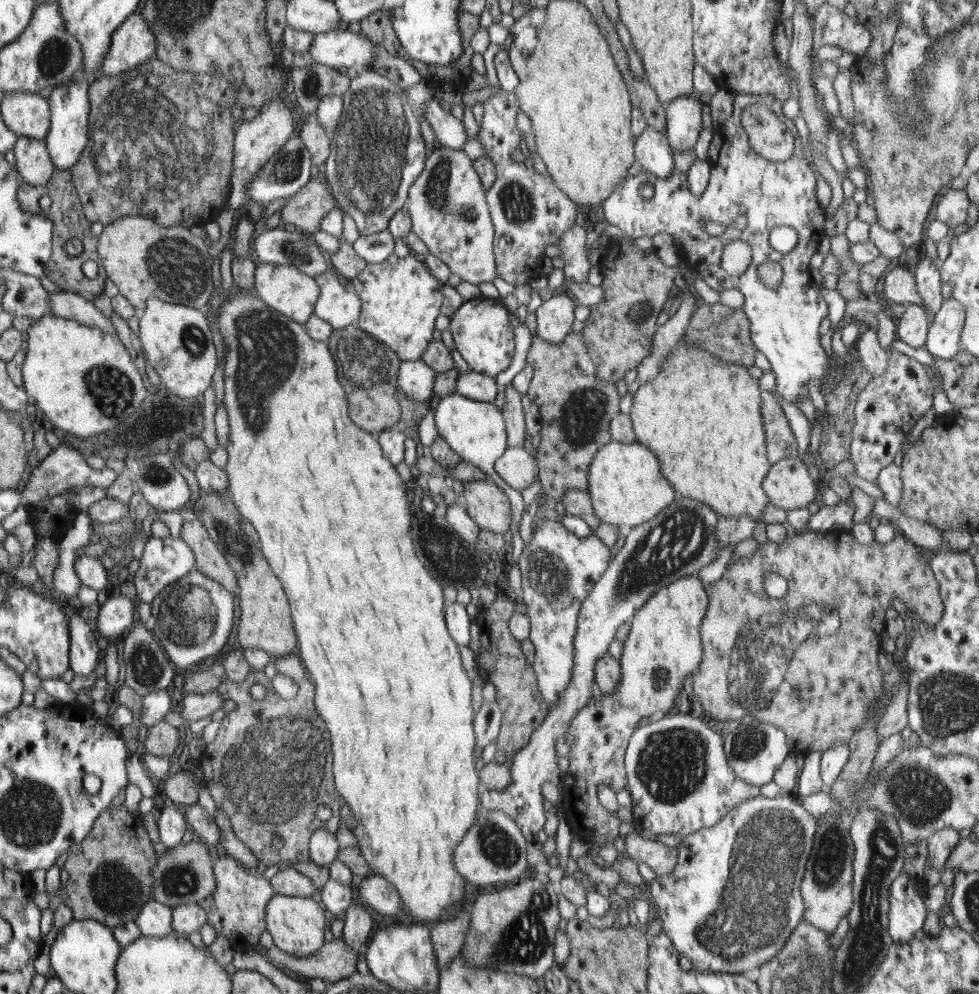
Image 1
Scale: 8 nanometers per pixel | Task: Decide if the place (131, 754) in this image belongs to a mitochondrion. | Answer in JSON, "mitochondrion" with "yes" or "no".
{"mitochondrion":"no"}

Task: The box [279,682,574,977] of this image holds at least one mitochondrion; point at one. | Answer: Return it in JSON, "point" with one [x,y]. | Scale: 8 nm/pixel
{"point":[524,940]}

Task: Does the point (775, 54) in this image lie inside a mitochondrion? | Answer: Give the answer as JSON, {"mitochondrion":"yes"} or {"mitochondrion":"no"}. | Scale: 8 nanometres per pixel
{"mitochondrion":"no"}

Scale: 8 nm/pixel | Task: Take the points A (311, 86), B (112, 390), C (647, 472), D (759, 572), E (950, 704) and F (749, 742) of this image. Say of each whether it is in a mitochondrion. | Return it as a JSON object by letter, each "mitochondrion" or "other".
{"A":"mitochondrion","B":"mitochondrion","C":"other","D":"other","E":"mitochondrion","F":"mitochondrion"}

